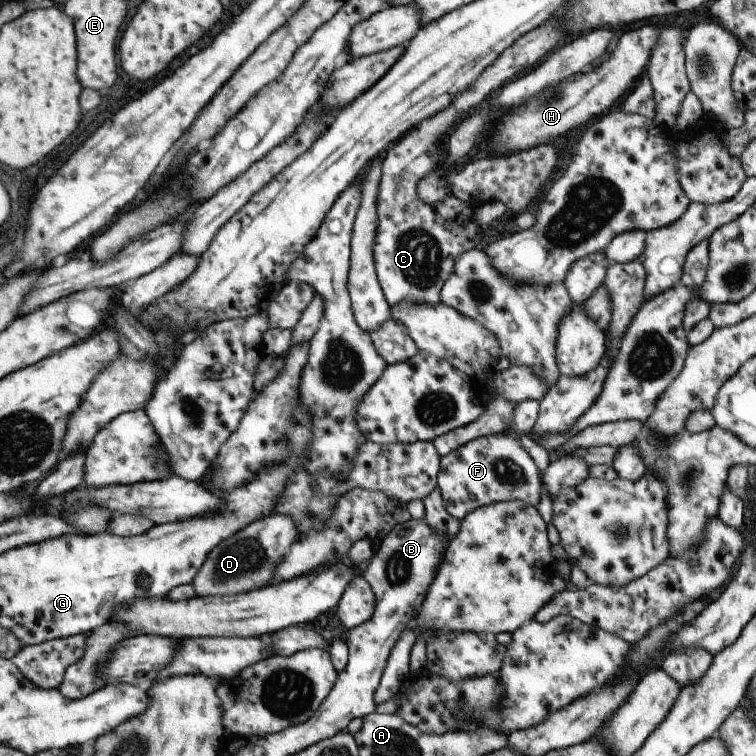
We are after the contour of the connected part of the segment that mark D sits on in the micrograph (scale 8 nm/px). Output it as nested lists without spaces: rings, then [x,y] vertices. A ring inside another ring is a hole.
[[[271,513],[257,522],[248,524],[242,531],[221,541],[209,552],[196,576],[192,578],[194,596],[203,598],[232,595],[265,586],[271,578],[269,574],[276,562],[289,550],[290,544],[297,536],[297,527],[287,513]]]

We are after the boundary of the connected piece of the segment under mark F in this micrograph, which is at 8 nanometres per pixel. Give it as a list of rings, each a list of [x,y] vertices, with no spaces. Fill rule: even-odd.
[[[537,401],[517,403],[513,409],[512,427],[507,433],[466,442],[440,457],[436,485],[440,488],[444,507],[451,516],[460,520],[476,508],[507,501],[536,506],[542,488],[540,470],[528,452],[521,448],[518,438],[530,434],[537,413]]]

